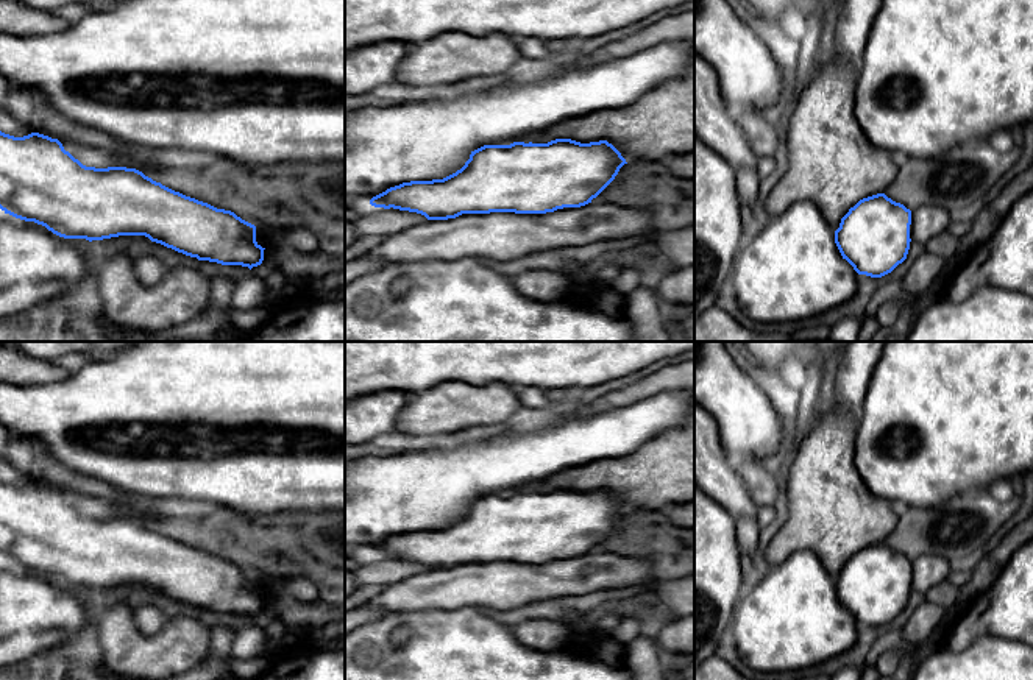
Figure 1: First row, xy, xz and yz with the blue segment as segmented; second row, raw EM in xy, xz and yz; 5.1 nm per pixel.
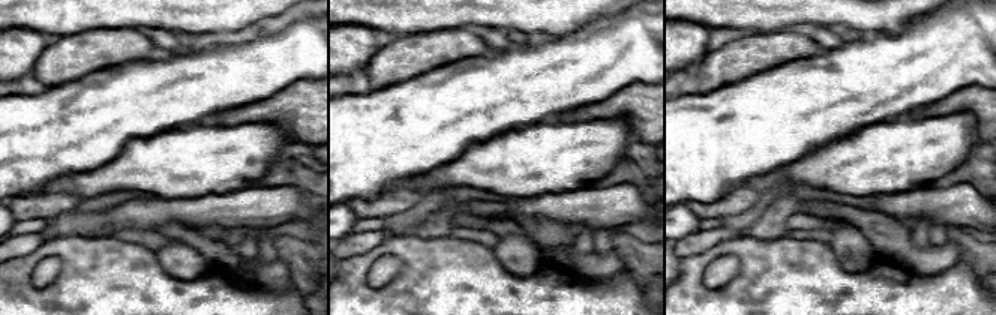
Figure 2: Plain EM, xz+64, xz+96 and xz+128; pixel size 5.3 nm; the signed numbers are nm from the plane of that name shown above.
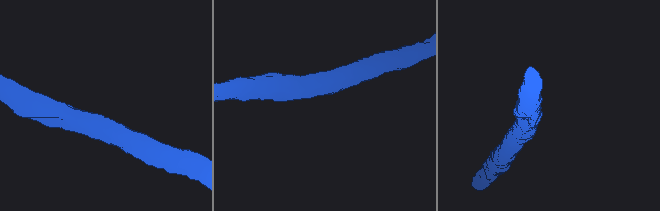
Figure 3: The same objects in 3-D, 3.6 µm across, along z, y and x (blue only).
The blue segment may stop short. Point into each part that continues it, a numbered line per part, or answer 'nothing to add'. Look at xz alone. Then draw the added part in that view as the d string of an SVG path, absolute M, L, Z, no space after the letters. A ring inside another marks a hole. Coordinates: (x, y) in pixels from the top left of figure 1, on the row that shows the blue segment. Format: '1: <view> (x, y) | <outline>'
1: xz (498, 236) | M609 201L546 214L462 214L448 220L428 220L392 234L364 256L381 259L384 265L460 257L479 257L493 264L545 250L630 239L649 225L651 214L643 207L615 206Z

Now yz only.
1: yz (929, 220) | M924 204L911 212L910 239L927 245L927 242L950 225L950 214L947 209L936 204Z

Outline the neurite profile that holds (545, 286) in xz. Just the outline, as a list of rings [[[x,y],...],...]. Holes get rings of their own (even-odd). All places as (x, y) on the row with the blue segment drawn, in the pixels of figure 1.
[[[532,270],[518,274],[515,279],[516,290],[534,301],[557,303],[568,296],[573,282],[562,271]]]

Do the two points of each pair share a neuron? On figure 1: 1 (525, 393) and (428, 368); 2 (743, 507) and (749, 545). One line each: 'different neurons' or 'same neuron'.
1: different neurons
2: different neurons

